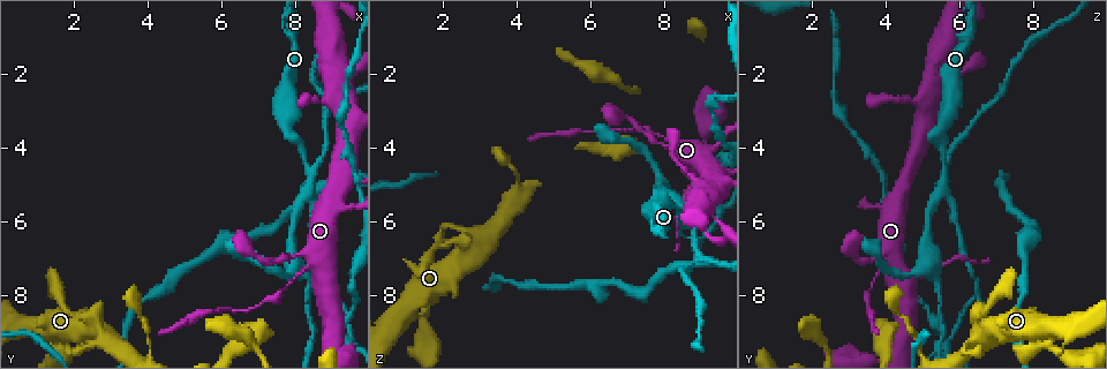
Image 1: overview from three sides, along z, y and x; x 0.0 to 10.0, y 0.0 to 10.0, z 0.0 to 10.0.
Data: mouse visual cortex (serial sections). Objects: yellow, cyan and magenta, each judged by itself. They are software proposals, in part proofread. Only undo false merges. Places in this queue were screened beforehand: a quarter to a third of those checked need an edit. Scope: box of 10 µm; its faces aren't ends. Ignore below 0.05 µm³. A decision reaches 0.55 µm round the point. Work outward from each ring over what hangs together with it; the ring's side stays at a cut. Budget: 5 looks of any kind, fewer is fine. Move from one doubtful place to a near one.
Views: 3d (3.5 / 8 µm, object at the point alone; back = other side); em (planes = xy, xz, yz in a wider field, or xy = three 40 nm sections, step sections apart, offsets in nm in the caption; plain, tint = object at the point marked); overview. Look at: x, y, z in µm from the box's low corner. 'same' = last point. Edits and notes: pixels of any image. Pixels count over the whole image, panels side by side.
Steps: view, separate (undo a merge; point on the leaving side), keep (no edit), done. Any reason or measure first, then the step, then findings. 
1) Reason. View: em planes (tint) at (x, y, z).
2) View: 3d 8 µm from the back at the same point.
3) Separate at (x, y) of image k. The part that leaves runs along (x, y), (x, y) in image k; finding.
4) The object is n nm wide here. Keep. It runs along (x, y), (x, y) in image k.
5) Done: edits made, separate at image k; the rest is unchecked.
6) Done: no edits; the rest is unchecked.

Abrupt turn. View: em xy step 3 (tint) at (8.45, 5.15, 5.60).

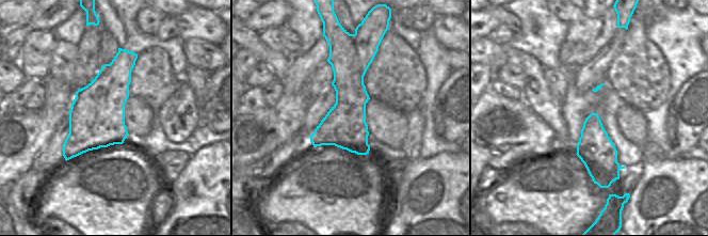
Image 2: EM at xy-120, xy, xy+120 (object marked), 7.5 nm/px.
See where the arms go. View: 3d 3.5 µm at the same point.

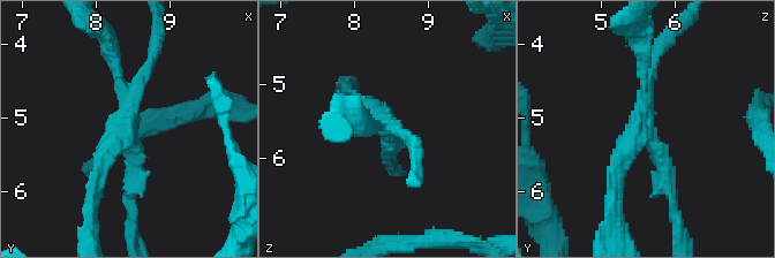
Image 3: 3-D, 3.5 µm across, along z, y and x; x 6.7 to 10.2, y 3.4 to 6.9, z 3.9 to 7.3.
Separate at (615, 166) of image 3. Two cells meet here.

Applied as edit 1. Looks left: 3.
Three-way junction. View: 3d 3.5 µm at (8.95, 7.85, 6.45).

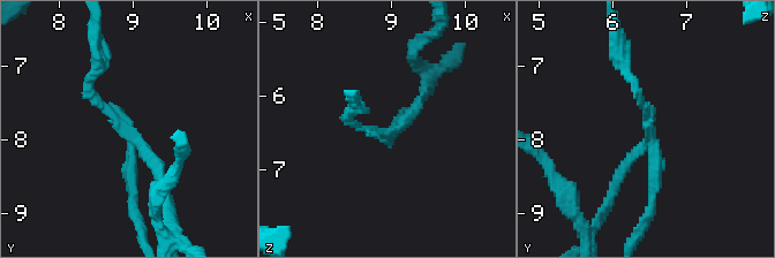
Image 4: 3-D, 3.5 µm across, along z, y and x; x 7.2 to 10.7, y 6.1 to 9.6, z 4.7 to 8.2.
3 arms meet here; the arms are 150, 150, 200 nm wide. View: em xy step 3 (tint) at (9.00, 7.90, 6.50).

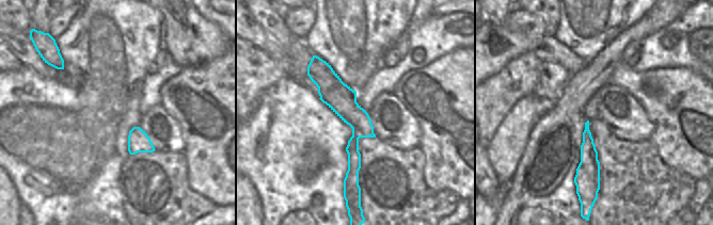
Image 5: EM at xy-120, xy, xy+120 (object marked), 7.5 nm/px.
Separate at (618, 176) of image 4. Two cells meet here.

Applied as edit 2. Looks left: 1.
Done: edits made, separate at image 3, separate at image 4; the rest is unchecked.

